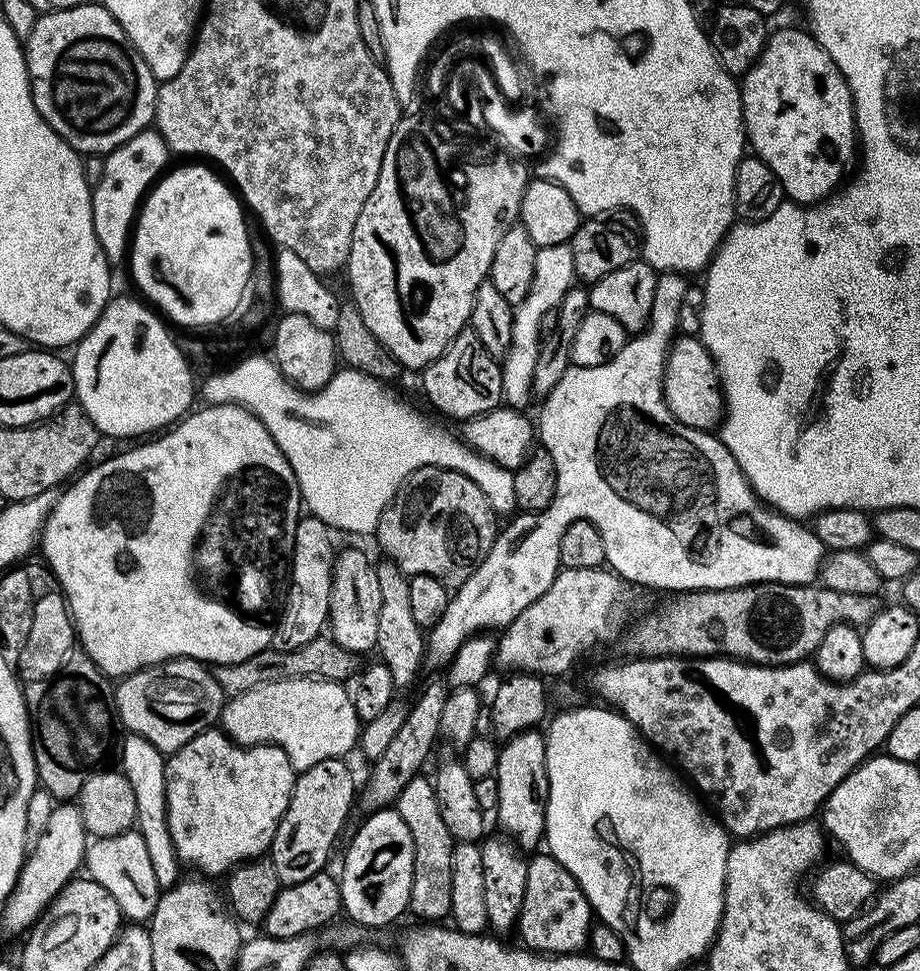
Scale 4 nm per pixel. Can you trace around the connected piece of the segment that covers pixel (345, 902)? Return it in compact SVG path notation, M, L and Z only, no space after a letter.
M389 806L371 813L372 816L352 836L348 853L344 856L344 869L338 872L340 882L340 902L347 919L365 929L384 928L392 924L400 915L408 912L410 902L410 882L414 866L414 838L410 838L410 826L402 822L395 807Z

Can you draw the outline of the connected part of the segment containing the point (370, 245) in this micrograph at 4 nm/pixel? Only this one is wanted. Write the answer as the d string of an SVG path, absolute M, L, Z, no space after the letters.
M401 118L392 132L390 142L386 146L386 154L382 158L382 170L378 174L378 182L366 198L366 206L362 206L362 214L358 214L358 222L354 226L354 238L350 246L350 254L346 265L348 284L352 287L351 303L362 314L370 332L390 354L405 368L423 370L441 356L452 345L457 334L469 327L472 319L472 307L476 301L476 291L484 280L488 279L488 271L494 262L494 250L498 250L498 242L502 242L502 234L519 217L522 194L526 190L530 173L524 168L487 168L480 160L472 157L468 148L460 148L456 140L447 140L436 128L431 128L424 120L408 120Z

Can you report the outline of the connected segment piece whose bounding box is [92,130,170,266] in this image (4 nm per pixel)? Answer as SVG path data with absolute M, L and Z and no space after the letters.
M156 130L134 134L130 142L118 146L104 156L102 182L98 182L92 188L92 217L98 246L102 246L109 265L116 266L123 256L125 259L129 255L130 237L133 235L142 201L169 167L168 156L170 157L168 144Z

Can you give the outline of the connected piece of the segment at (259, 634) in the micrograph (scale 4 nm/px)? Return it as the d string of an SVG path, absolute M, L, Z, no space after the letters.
M208 404L203 407L204 408L200 409L197 407L195 410L189 411L171 430L149 439L152 440L149 444L140 444L137 448L128 448L125 452L120 452L117 456L112 456L109 460L102 461L101 464L93 463L87 470L81 471L79 475L63 489L63 492L57 495L56 504L52 507L52 513L48 515L48 521L44 524L42 552L44 548L44 556L48 559L48 564L52 567L52 572L56 575L57 582L60 583L58 588L59 591L63 593L71 611L71 617L74 621L75 631L78 633L79 643L81 645L84 643L84 648L88 651L85 652L87 659L93 660L96 665L100 667L101 672L109 678L123 678L129 676L131 672L139 672L142 668L151 668L153 664L162 664L166 660L179 660L181 658L207 662L212 666L242 662L254 654L265 651L265 649L271 645L276 623L280 620L280 613L284 611L284 597L288 595L290 569L292 567L294 530L302 515L300 487L296 481L296 475L290 466L290 462L286 462L286 454L282 454L282 450L278 450L278 442L274 442L274 438L270 438L270 430L266 430L266 426L262 426L262 422L254 413L246 411L245 408L241 408L238 404Z

